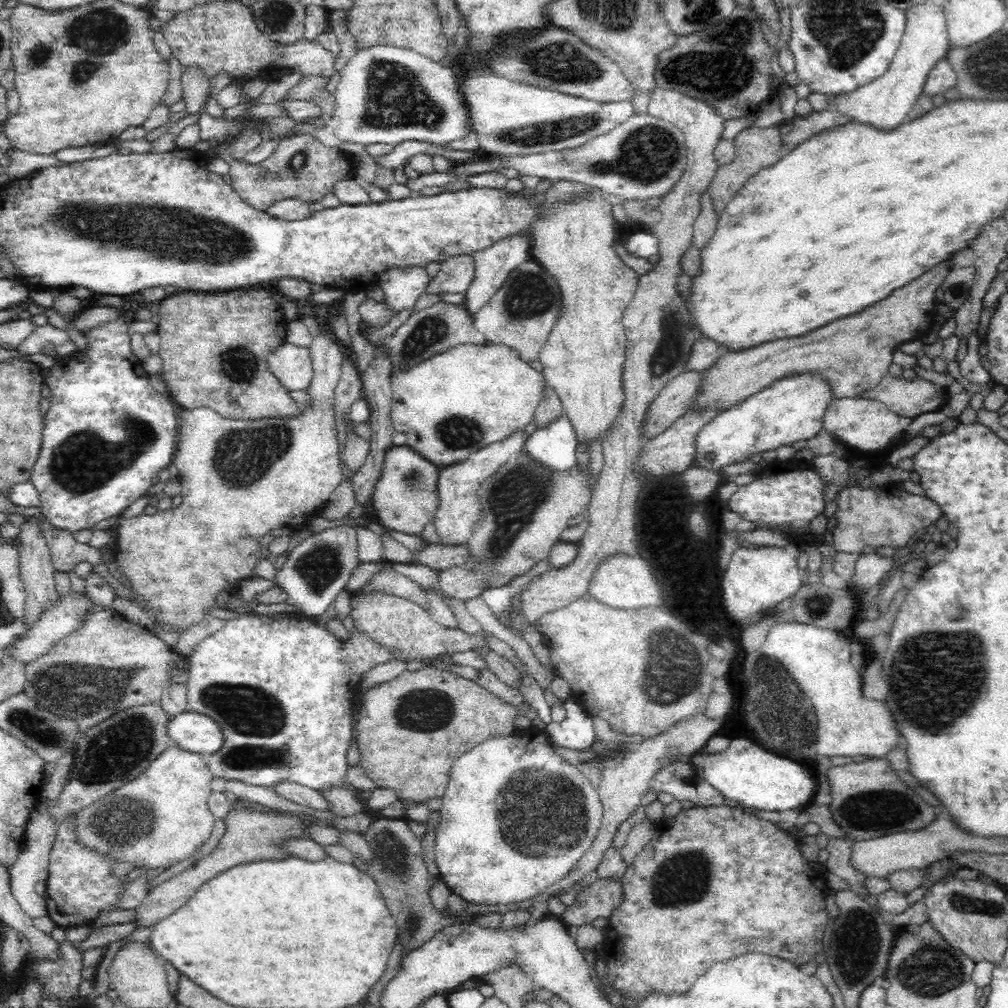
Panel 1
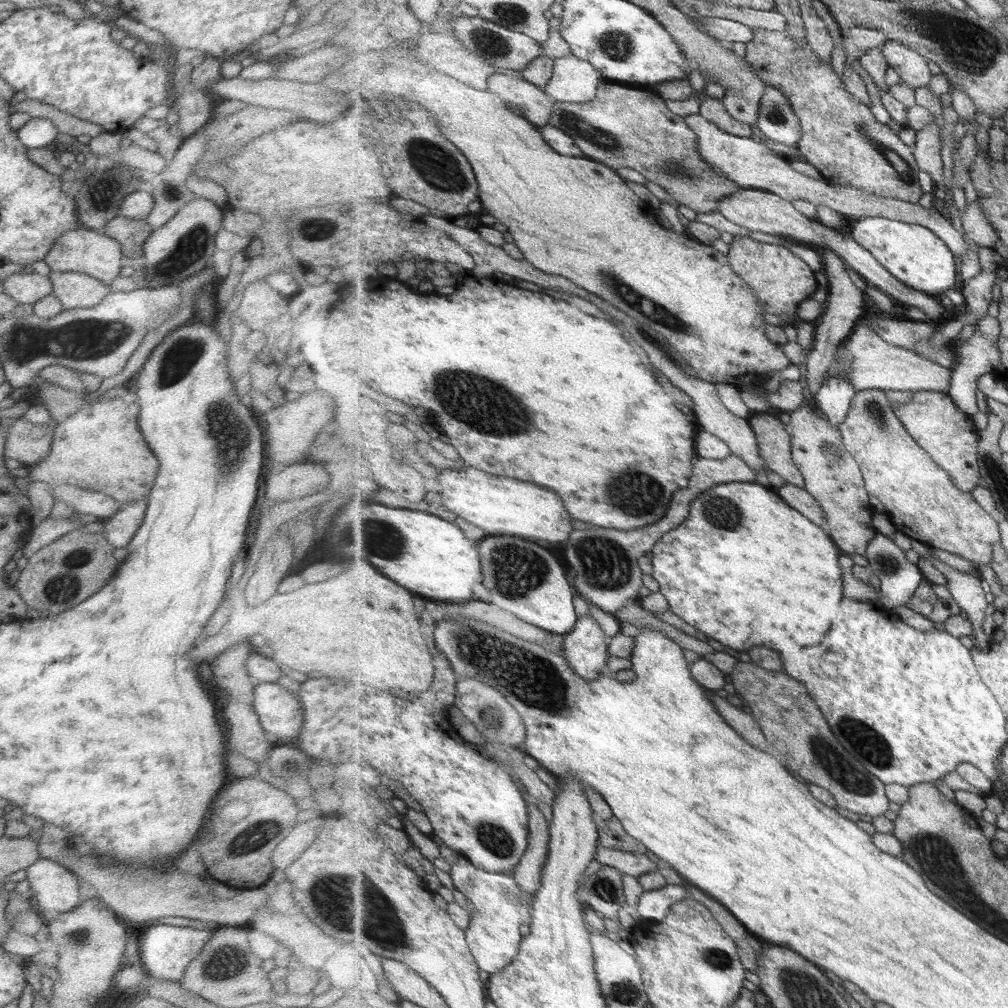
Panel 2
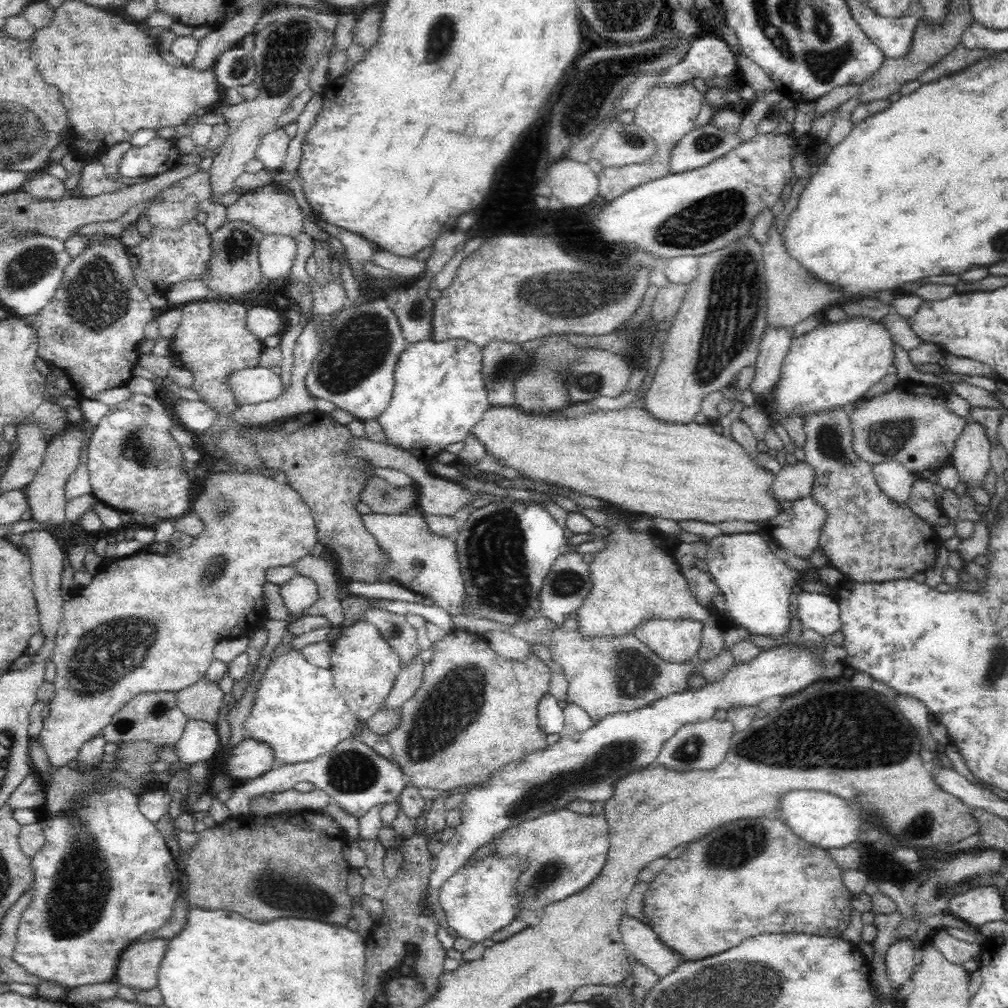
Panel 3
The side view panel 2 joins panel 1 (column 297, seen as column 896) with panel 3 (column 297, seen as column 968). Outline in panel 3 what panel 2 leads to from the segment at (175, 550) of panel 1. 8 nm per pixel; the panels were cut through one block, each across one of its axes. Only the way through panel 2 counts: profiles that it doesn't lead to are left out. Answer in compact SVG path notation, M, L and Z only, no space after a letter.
M209 470L203 480L199 480L200 492L192 500L191 511L200 517L203 529L192 536L192 542L187 547L180 547L176 552L164 556L156 552L143 551L132 556L118 557L103 563L98 574L86 587L76 588L71 599L63 603L63 613L60 620L60 630L55 636L55 647L52 661L56 667L56 676L53 682L55 694L49 703L49 714L43 719L43 728L40 742L48 756L48 762L59 767L68 765L75 760L79 748L88 740L100 737L102 730L112 722L116 714L129 700L137 694L145 692L179 691L205 678L208 667L214 659L214 648L222 640L238 638L253 633L259 629L259 624L266 619L266 599L264 599L264 584L266 584L266 570L277 566L288 566L299 558L312 552L318 543L318 526L312 516L310 507L287 483L280 477L266 476L266 473L250 473L246 470L213 471Z

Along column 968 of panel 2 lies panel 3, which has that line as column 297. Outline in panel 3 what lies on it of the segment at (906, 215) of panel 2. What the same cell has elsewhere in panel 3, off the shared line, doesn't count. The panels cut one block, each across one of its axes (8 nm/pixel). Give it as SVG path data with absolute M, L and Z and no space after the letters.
M265 234L258 248L263 278L273 282L279 278L289 277L296 250L298 244L292 235Z

